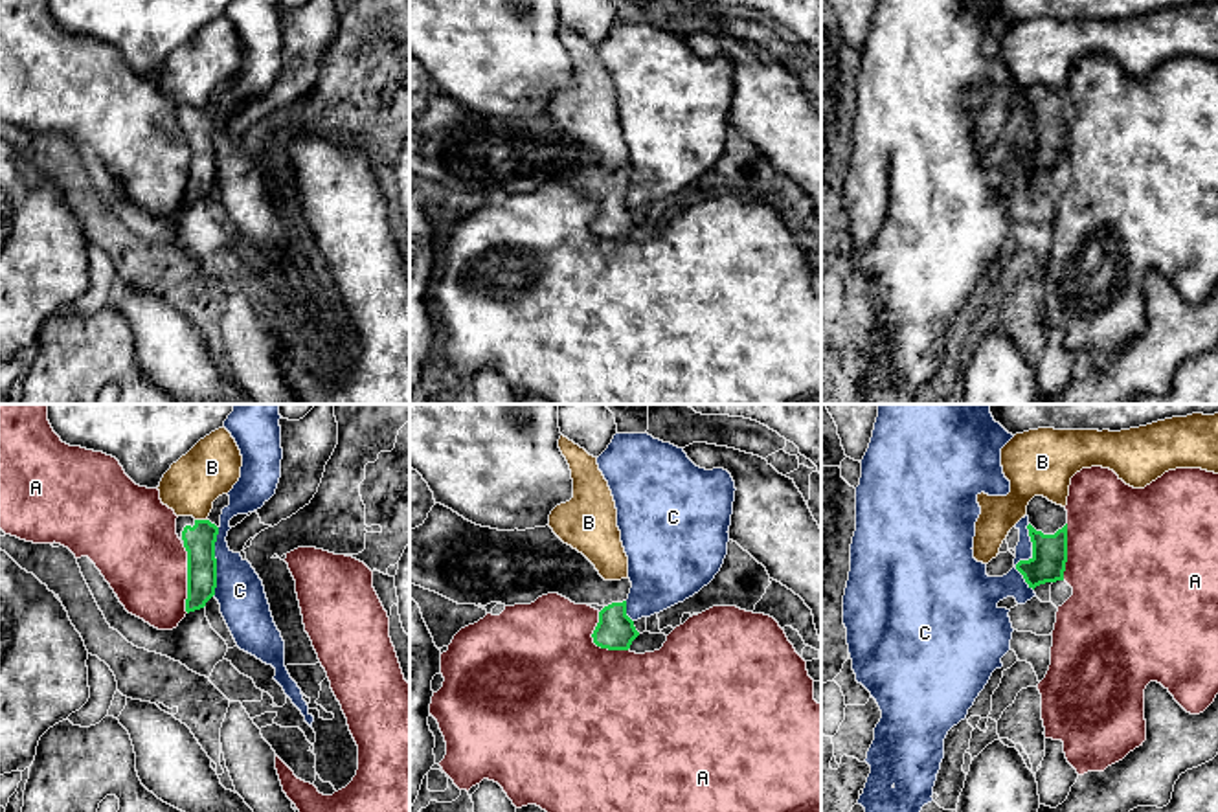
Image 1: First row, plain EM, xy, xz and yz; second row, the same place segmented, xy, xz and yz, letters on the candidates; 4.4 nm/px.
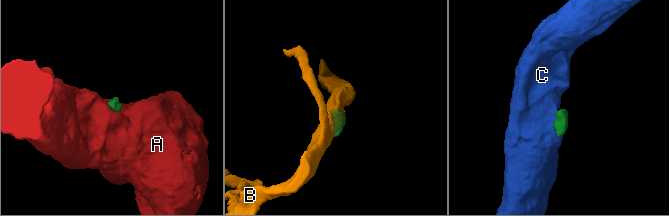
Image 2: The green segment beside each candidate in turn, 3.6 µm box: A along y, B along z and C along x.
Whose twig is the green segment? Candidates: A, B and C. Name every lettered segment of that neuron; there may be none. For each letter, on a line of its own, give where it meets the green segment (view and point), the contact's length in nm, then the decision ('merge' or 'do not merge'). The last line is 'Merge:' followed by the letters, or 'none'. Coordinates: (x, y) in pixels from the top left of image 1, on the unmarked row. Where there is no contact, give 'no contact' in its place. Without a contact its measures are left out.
A: meets green in xy at (188, 168); contact 300 nm long; do not merge
B: meets green in xy at (201, 109); contact 60 nm long; do not merge
C: meets green in yz at (1026, 149); contact 300 nm long; do not merge
Merge: none

